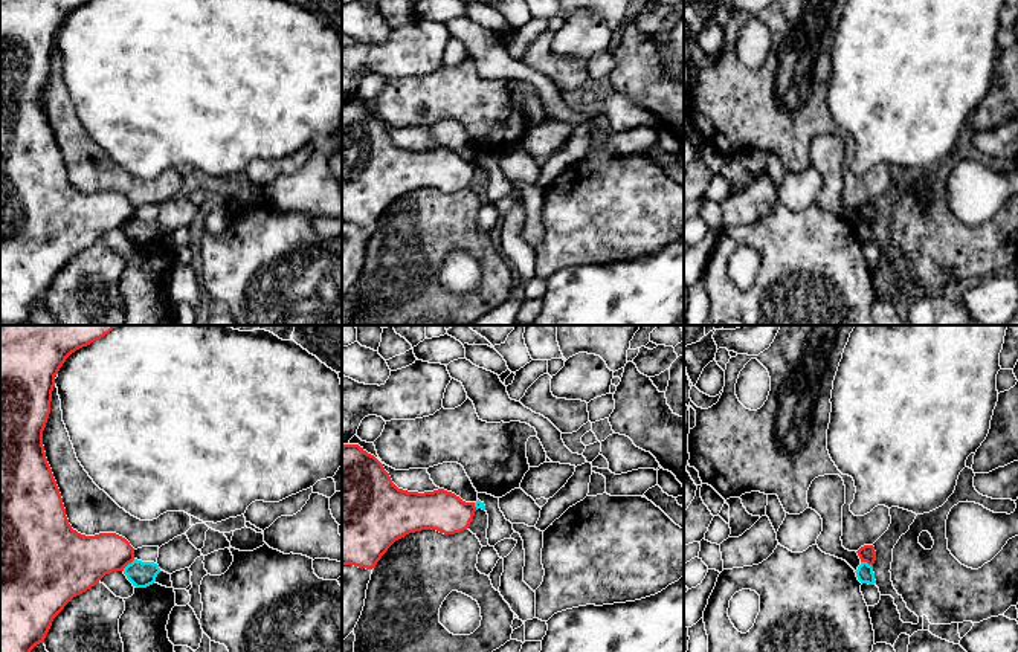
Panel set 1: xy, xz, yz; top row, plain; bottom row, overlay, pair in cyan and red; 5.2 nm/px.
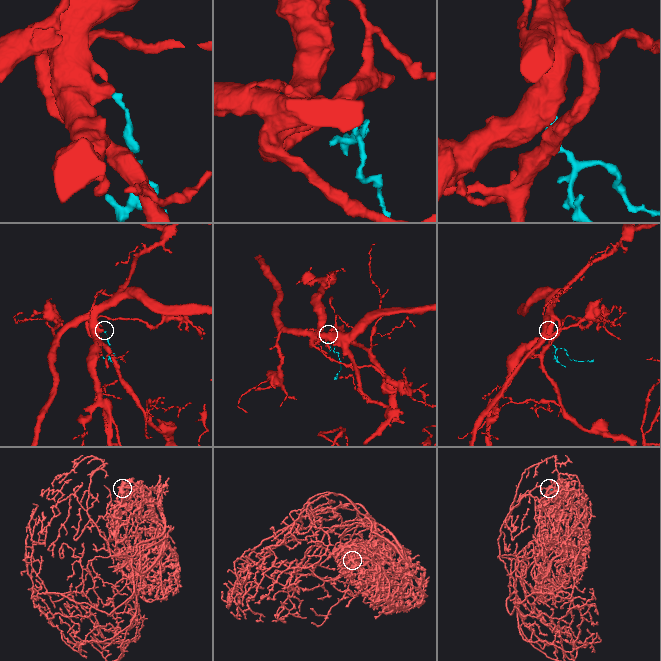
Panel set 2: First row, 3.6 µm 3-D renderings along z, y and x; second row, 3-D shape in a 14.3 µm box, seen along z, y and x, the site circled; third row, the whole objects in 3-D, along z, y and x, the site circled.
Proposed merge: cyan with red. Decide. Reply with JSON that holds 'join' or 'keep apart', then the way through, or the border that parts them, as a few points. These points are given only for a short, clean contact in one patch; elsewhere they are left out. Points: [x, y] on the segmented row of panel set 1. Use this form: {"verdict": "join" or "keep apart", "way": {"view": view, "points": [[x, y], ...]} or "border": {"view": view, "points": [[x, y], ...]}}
{"verdict": "keep apart", "border": {"view": "xy", "points": [[135, 559], [122, 570]]}}

